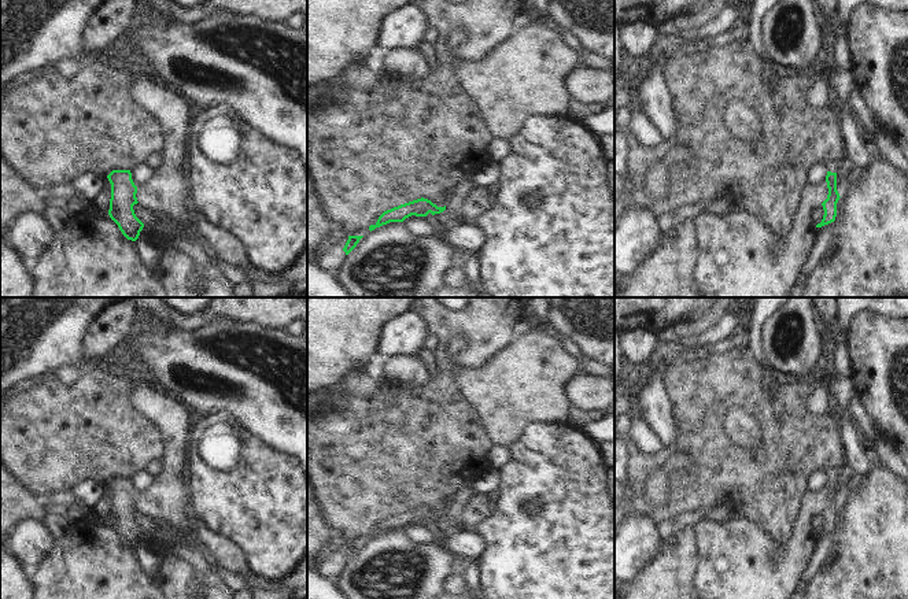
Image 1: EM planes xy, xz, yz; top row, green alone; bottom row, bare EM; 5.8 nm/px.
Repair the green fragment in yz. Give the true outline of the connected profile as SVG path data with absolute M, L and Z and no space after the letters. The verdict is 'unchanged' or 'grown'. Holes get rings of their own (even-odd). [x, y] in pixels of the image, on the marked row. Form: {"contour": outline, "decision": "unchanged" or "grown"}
{"contour": "M841 159L820 160L822 164L827 167L826 182L828 188L827 199L822 203L824 215L816 228L822 228L835 221L837 217L837 203L839 200L839 193L837 191L837 170L839 167Z", "decision": "grown"}

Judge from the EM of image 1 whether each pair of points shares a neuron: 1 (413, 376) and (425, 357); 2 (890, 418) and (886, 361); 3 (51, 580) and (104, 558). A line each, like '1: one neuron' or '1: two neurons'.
1: two neurons
2: one neuron
3: one neuron

